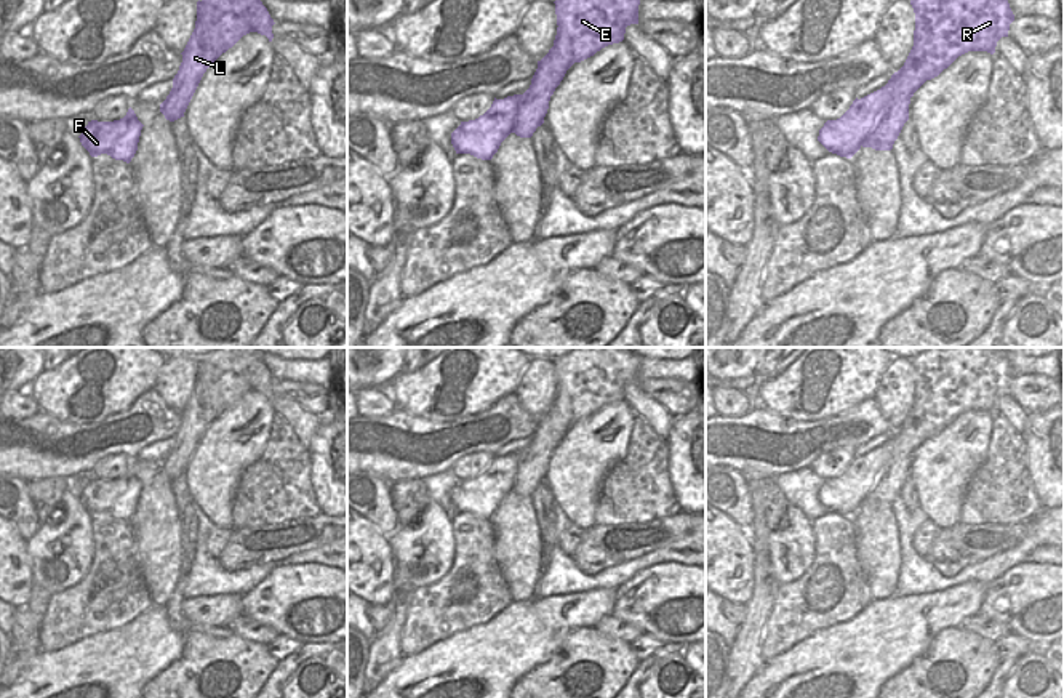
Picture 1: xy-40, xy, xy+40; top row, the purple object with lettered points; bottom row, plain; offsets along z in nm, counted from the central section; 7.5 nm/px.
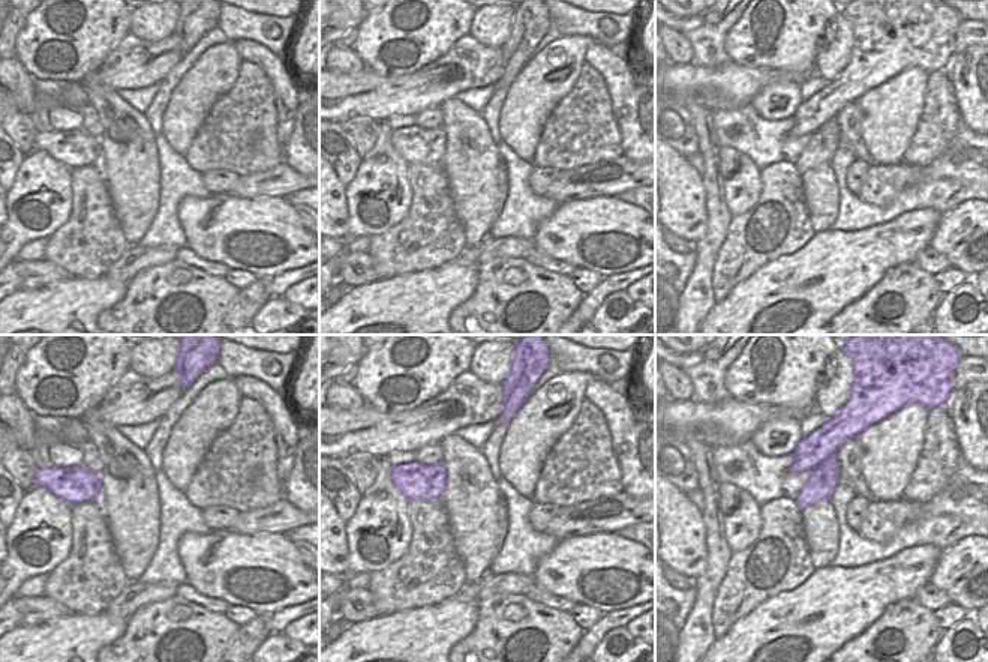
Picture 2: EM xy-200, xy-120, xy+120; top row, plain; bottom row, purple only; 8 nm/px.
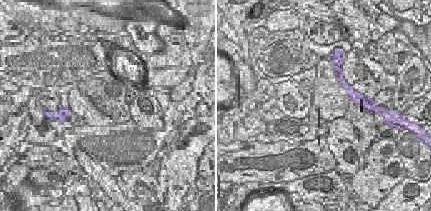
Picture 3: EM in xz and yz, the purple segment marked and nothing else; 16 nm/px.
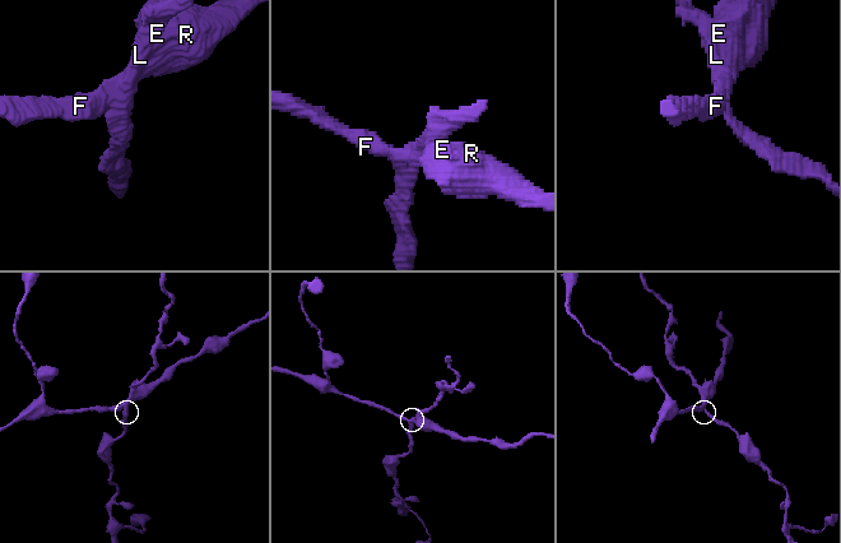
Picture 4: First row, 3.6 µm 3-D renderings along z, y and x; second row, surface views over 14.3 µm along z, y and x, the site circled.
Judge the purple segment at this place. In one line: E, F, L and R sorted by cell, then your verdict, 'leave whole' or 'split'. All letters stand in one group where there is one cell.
E F R / L | split

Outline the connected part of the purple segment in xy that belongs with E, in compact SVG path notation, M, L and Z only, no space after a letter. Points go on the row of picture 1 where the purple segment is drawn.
M555 0L557 26L568 30L574 62L624 40L626 27L638 24L640 0Z

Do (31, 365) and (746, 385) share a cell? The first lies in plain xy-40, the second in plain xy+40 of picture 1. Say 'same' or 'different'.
different

